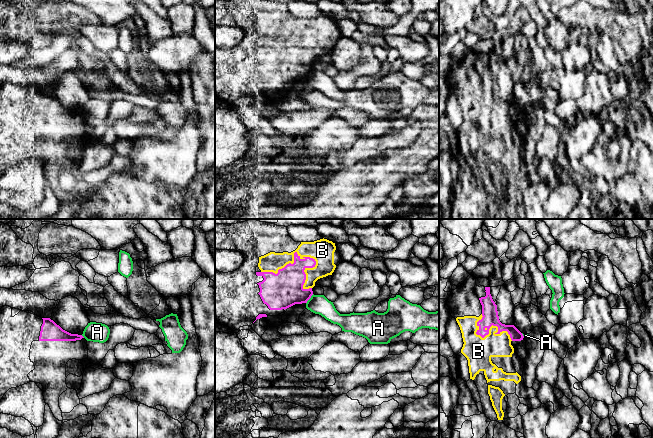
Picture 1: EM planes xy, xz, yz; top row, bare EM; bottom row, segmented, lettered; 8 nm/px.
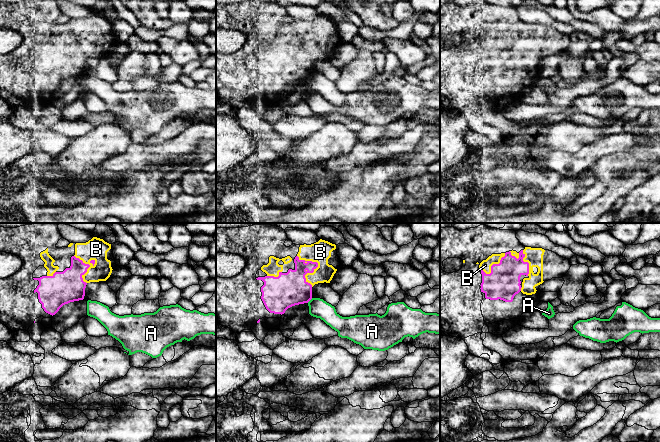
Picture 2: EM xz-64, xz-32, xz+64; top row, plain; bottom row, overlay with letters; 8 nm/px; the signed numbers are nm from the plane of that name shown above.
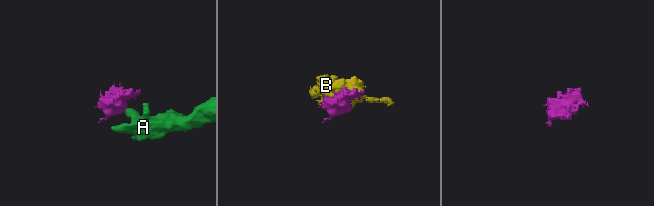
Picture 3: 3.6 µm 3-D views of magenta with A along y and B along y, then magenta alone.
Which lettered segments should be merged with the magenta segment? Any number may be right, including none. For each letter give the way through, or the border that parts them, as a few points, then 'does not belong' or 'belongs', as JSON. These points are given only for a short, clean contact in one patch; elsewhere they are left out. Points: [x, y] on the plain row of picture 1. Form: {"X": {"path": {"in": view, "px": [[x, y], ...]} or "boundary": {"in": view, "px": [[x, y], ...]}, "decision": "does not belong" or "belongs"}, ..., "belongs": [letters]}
{"A": {"boundary": {"in": "xz", "px": [[313, 70], [306, 79]]}, "decision": "does not belong"}, "B": {"decision": "belongs"}, "belongs": ["B"]}

